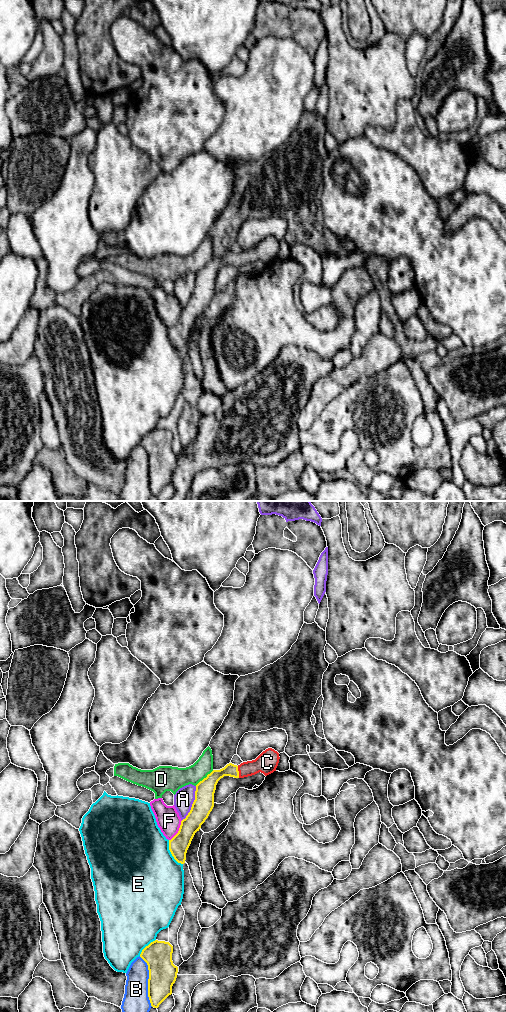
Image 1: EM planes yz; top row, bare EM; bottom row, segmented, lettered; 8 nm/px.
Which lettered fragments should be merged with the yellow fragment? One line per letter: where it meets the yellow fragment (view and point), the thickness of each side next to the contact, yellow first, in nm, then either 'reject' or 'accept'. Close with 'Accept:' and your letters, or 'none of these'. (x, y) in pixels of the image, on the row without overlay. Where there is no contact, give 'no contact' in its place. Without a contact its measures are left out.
A: meets yellow in yz at (193, 291); 160 nm thick on the yellow side, 160 nm on the other; reject
B: meets yellow in yz at (148, 469); 220 nm thick on the yellow side, 220 nm on the other; reject
C: meets yellow in yz at (238, 260); 120 nm thick on the yellow side, 170 nm on the other; accept
D: meets yellow in yz at (204, 266); 160 nm thick on the yellow side, 190 nm on the other; reject
E: meets yellow in yz at (171, 341); 160 nm thick on the yellow side, 500 nm on the other; reject
F: meets yellow in yz at (179, 318); 160 nm thick on the yellow side, 190 nm on the other; reject
Accept: C

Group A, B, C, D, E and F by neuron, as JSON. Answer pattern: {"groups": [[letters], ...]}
{"groups": [["A"], ["B"], ["C"], ["D"], ["E"], ["F"]]}

